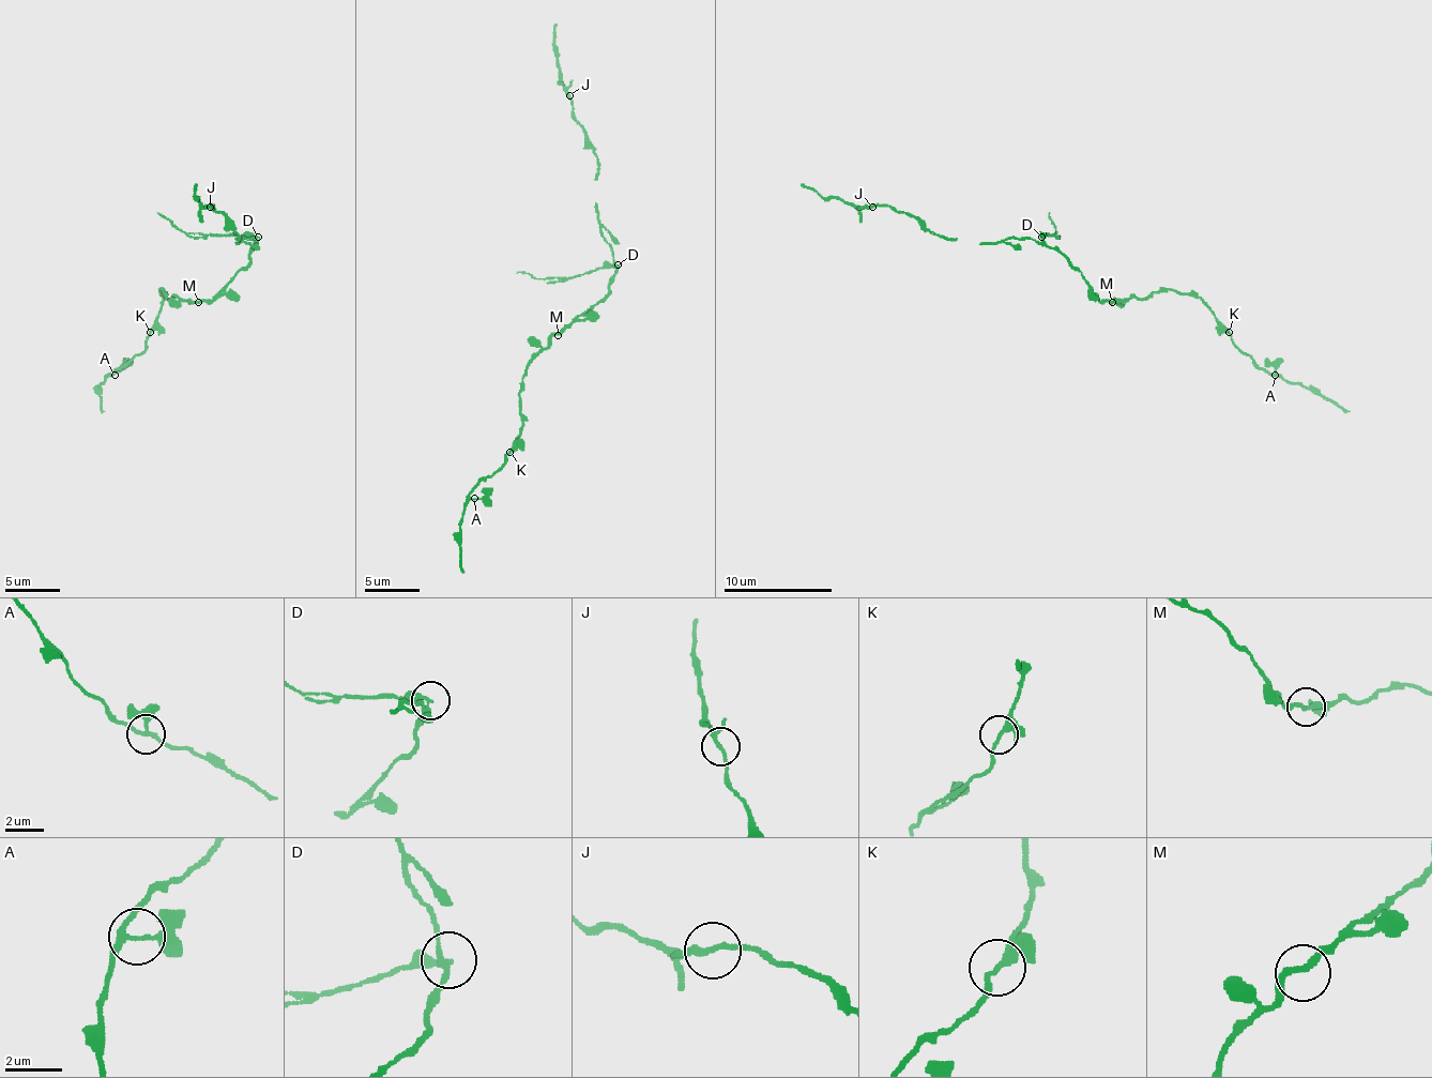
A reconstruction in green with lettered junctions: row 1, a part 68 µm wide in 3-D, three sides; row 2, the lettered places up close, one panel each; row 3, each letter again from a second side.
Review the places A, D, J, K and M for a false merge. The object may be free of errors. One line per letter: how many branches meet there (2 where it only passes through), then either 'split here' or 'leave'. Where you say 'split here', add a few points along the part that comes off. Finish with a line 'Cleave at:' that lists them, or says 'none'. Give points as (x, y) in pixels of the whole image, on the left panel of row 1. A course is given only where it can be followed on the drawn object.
A: 3 | leave
D: 3 | split here | (258, 237), (185, 233), (157, 212)
J: 3 | leave
K: 2 | leave
M: 2 | leave
Cleave at: D

